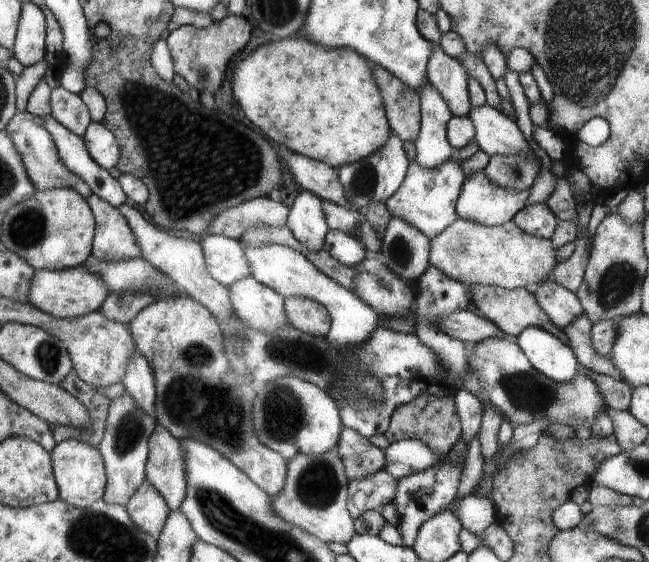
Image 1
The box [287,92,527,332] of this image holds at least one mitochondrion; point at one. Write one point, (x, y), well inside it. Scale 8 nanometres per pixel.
(402, 256)

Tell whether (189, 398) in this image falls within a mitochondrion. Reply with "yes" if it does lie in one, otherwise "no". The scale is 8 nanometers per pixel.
yes

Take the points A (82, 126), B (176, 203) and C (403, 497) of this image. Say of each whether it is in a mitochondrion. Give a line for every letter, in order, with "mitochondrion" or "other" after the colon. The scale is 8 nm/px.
A: other
B: mitochondrion
C: other

